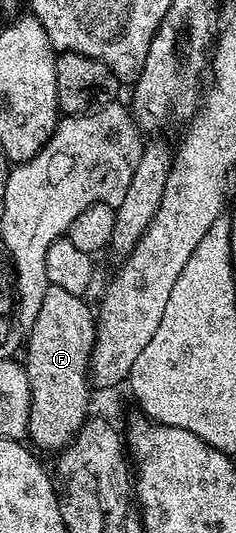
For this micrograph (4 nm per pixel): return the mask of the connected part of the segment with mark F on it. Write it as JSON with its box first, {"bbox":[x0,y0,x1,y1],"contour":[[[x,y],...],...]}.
{"bbox":[24,285,96,451],"contour":[[[51,285],[48,292],[44,292],[44,301],[36,315],[36,324],[32,324],[32,332],[24,338],[24,365],[30,389],[28,438],[39,451],[62,451],[74,439],[76,432],[80,432],[91,413],[92,383],[89,372],[96,314],[86,300],[85,297]]]}

